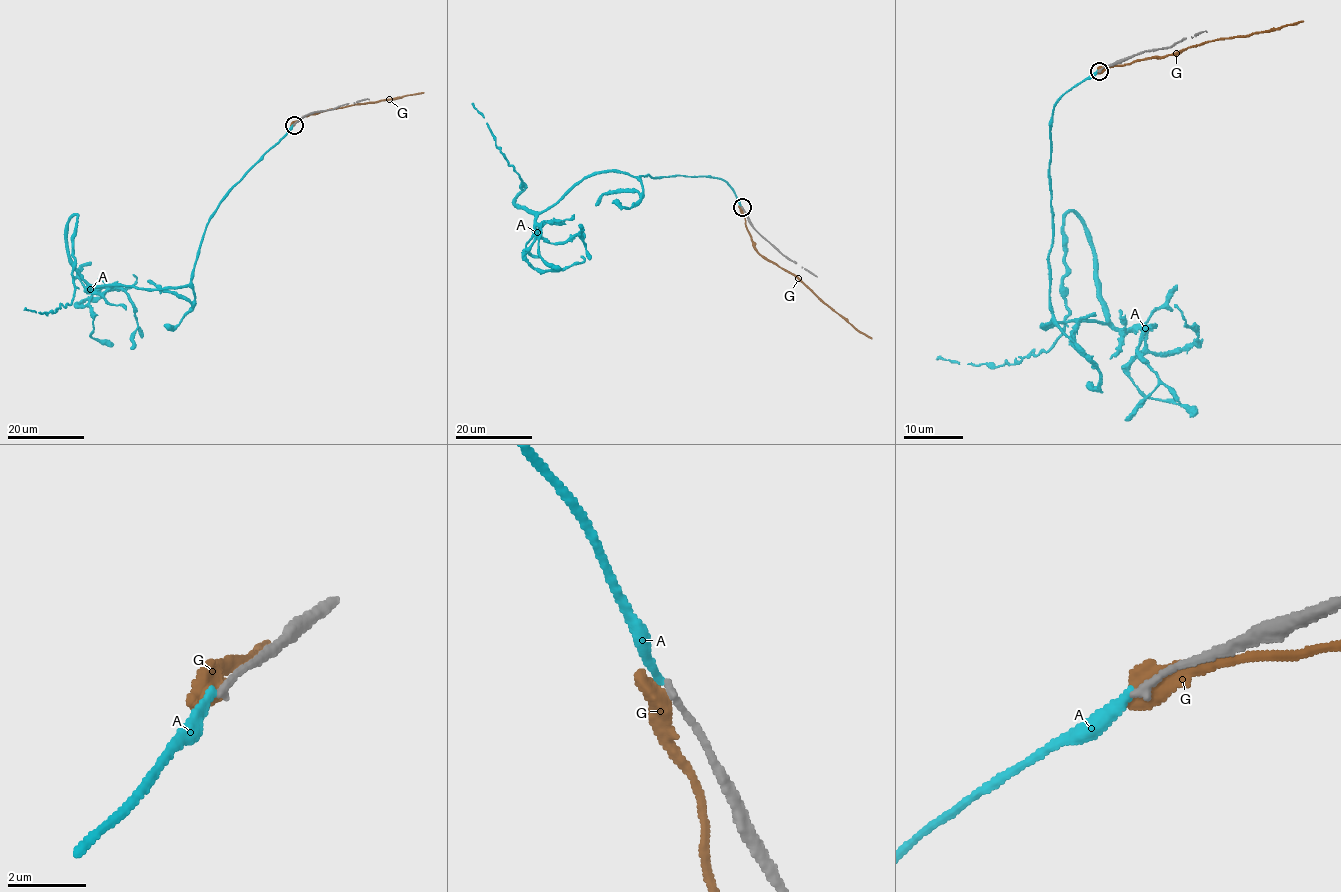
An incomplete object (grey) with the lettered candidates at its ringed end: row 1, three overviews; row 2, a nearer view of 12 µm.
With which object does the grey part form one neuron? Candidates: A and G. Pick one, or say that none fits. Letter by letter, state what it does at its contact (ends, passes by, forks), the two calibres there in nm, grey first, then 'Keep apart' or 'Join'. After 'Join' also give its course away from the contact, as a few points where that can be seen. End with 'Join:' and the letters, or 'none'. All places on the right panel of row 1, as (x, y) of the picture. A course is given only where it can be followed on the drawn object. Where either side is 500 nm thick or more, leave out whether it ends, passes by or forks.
A: It ends there. Thickness 190 nm (grey) against 240 nm. Keep apart
G: Thickness 200 nm (grey) against 700 nm. Keep apart
Join: none

